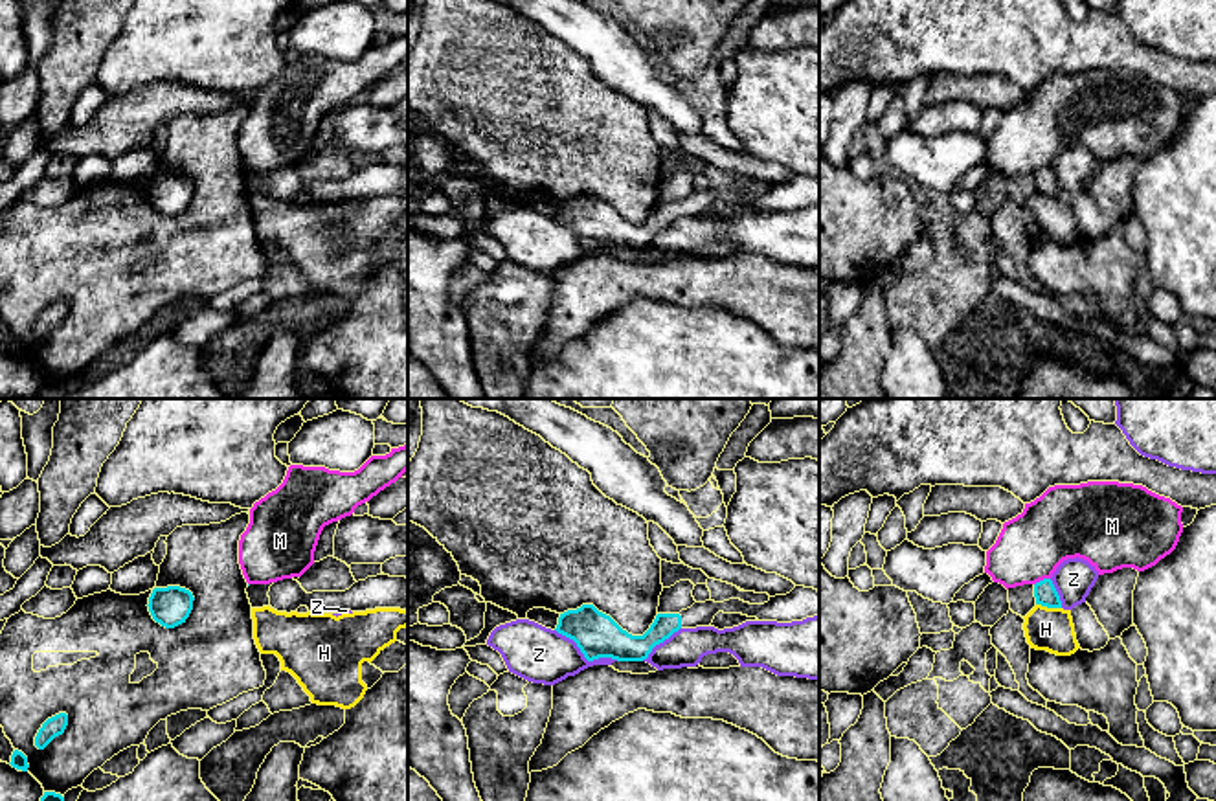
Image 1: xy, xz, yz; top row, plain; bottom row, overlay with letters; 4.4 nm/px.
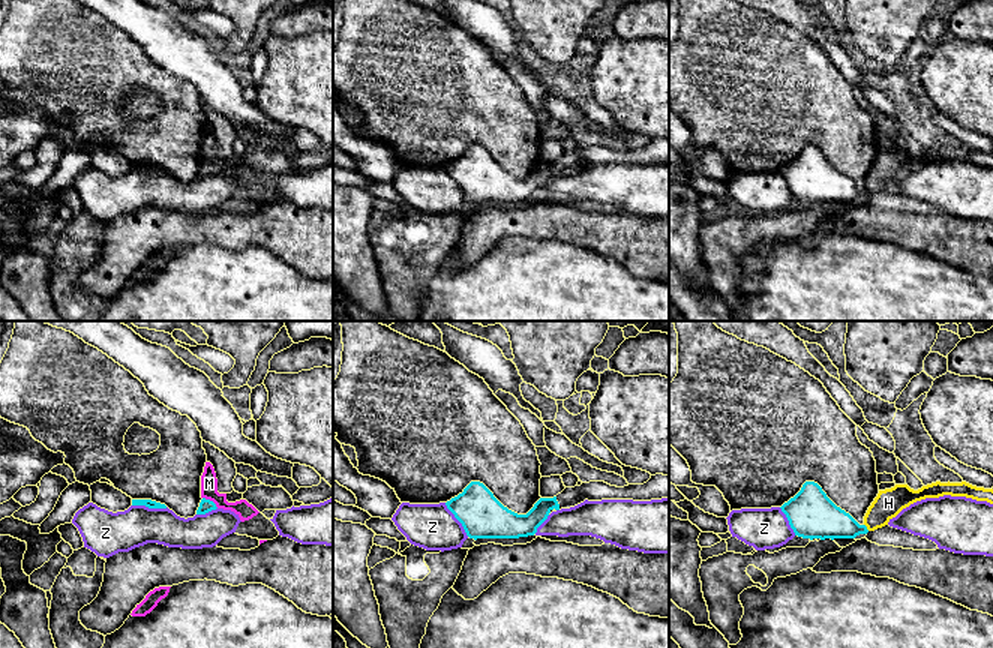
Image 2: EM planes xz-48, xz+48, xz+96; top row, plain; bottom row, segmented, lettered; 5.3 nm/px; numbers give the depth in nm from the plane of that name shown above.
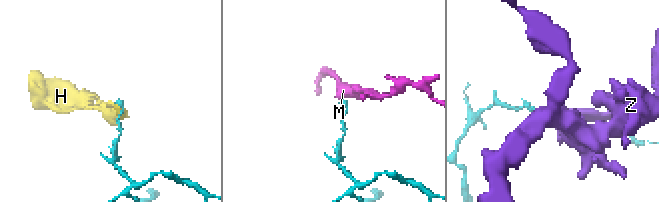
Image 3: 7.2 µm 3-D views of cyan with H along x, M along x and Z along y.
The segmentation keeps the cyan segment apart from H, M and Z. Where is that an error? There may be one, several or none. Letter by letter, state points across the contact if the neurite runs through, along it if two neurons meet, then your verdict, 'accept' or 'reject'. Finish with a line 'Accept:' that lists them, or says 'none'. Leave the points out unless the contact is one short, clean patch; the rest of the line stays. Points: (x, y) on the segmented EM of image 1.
H: border yz (1036, 603), (1047, 609), (1060, 609); reject
M: border yz (1049, 577), (1035, 585); reject
Z: reject
Accept: none

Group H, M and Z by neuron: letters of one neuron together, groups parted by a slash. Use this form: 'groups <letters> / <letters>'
groups H / M / Z

